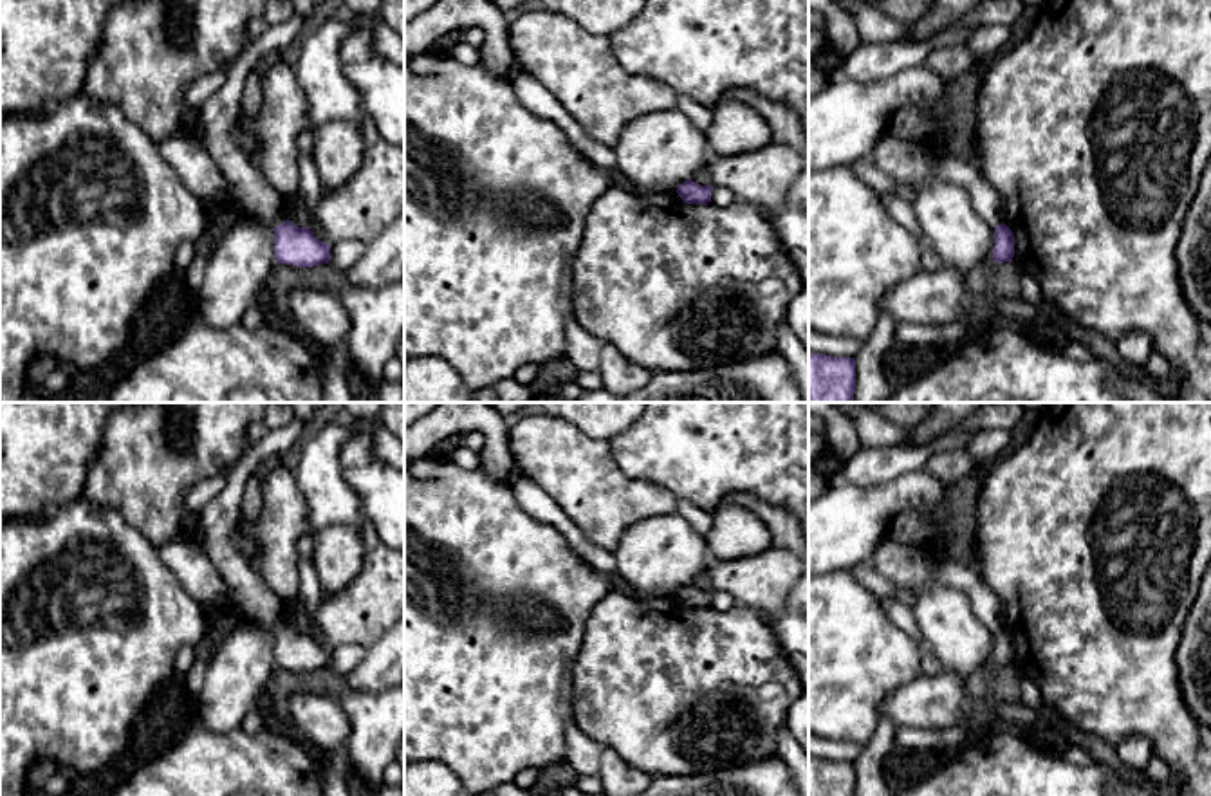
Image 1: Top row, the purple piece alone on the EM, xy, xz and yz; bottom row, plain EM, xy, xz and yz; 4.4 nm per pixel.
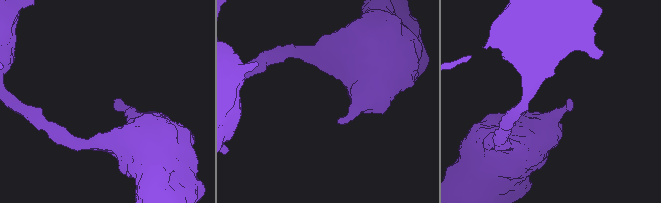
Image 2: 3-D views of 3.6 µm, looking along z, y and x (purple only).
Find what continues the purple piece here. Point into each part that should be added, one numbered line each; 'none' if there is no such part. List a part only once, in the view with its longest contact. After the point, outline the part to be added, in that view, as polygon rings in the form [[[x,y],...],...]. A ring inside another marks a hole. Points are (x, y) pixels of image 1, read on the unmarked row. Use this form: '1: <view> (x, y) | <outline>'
none

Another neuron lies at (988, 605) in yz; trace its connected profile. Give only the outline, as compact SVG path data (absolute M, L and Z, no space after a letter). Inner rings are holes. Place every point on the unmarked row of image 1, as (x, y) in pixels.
M938 558L933 581L967 594L973 610L993 634L1003 626L1005 603L985 583L978 567Z

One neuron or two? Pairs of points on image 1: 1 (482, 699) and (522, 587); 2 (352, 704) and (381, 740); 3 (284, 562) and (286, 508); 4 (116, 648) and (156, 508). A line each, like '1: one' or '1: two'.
1: one
2: one
3: one
4: two

